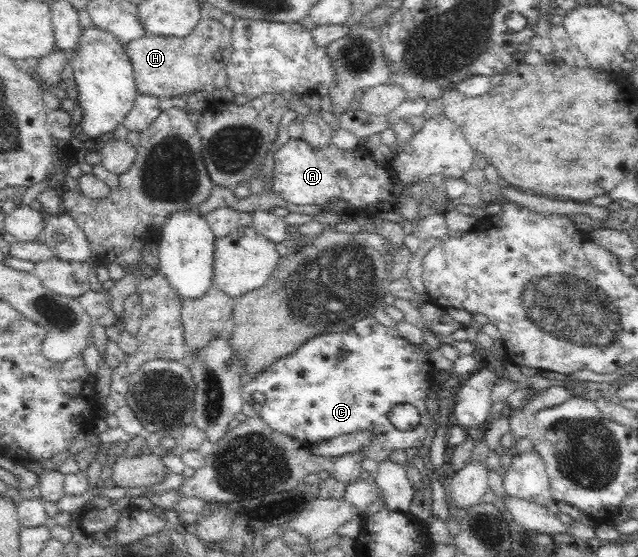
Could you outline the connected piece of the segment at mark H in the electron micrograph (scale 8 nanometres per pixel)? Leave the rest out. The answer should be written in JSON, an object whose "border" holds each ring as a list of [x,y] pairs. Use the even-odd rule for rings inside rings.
{"border":[[[202,17],[186,37],[144,34],[125,47],[133,65],[138,93],[157,98],[200,93],[203,85],[212,83],[233,53],[230,29],[222,24],[222,20],[206,17]]]}

